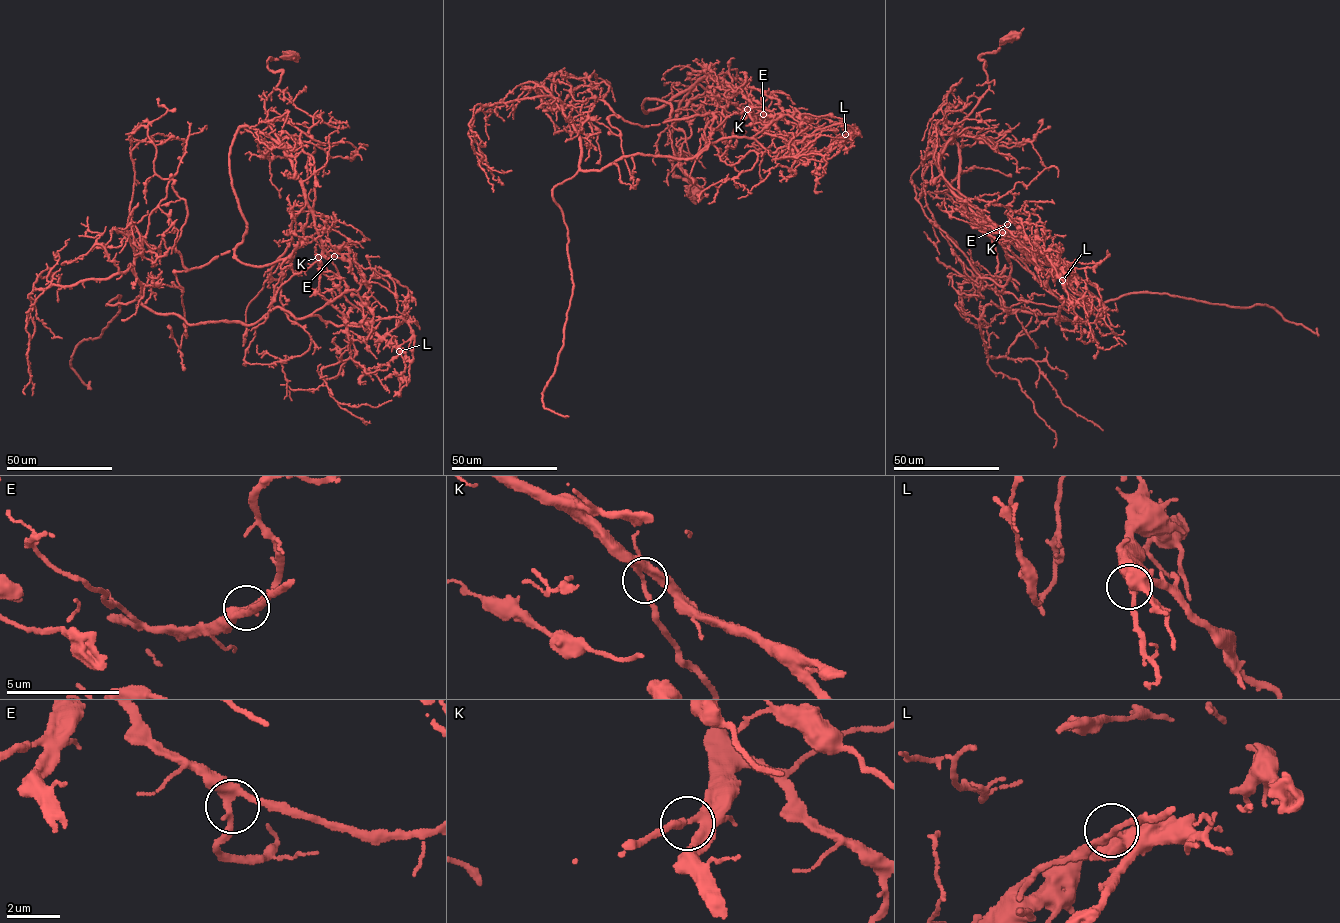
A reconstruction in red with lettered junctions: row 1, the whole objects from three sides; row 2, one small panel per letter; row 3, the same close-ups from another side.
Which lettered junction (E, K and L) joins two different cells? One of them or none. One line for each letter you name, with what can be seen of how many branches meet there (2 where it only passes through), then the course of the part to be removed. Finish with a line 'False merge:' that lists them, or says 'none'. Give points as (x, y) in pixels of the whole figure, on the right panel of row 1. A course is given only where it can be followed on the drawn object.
L: Branches: 3. Course of the part to remove: (1062, 280), (1065, 263), (1043, 282), (1064, 302), (1056, 324), (988, 303), (985, 349), (1030, 358), (1103, 430)
False merge: L

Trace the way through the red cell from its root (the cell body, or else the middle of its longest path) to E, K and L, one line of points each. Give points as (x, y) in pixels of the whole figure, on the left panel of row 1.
E: (290, 55), (267, 60), (269, 69), (282, 72), (264, 102), (267, 121), (291, 162), (321, 243), (334, 256)
K: (290, 55), (267, 59), (269, 69), (282, 74), (265, 100), (265, 110), (312, 211), (321, 241), (318, 257)
L: (290, 55), (267, 59), (269, 69), (282, 74), (265, 110), (312, 211), (321, 241), (319, 266), (399, 351)

